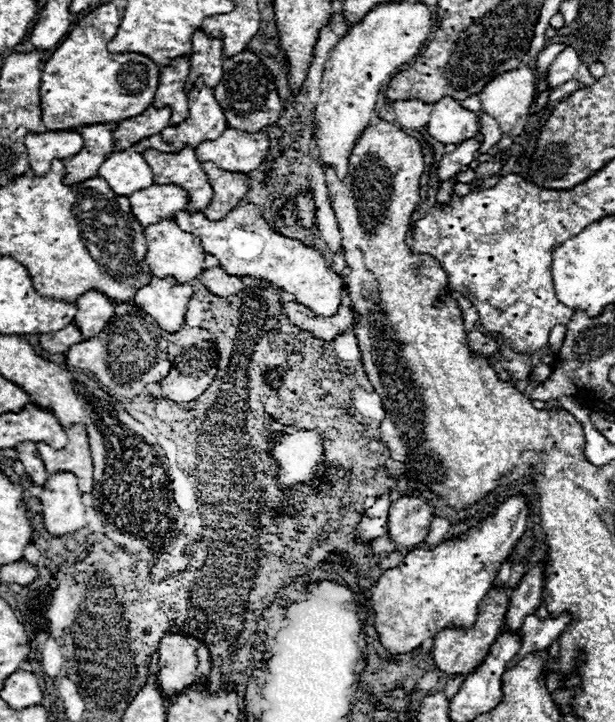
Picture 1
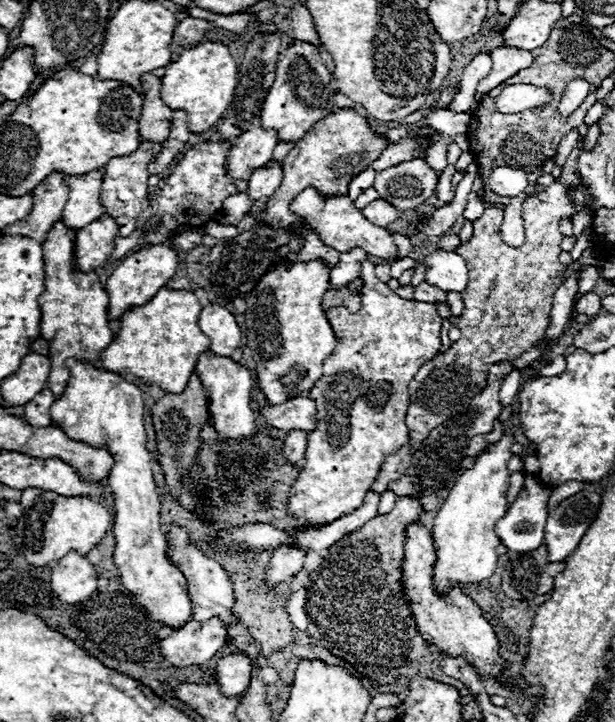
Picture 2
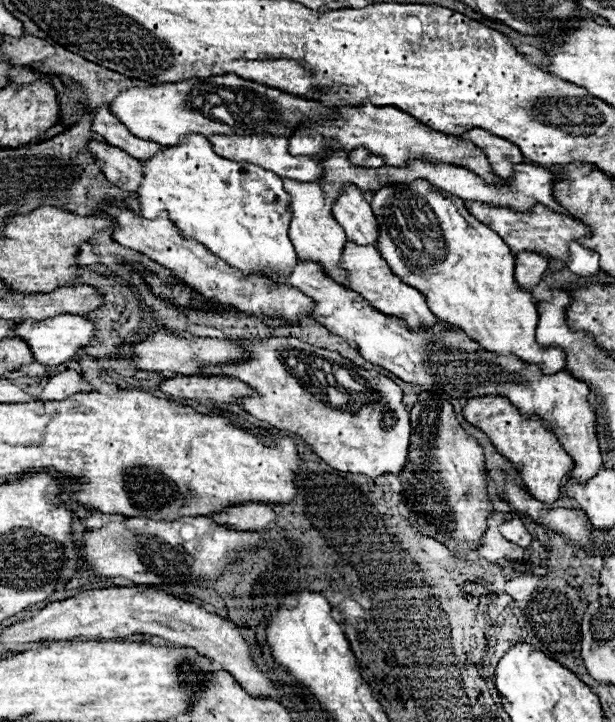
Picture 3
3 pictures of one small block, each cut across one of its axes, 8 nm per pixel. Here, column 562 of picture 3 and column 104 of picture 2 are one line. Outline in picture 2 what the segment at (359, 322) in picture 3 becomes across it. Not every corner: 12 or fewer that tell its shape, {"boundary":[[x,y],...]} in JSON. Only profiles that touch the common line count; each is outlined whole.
{"boundary":[[68,360],[50,408],[72,438],[108,448],[114,564],[146,614],[192,616],[166,558],[142,390]]}

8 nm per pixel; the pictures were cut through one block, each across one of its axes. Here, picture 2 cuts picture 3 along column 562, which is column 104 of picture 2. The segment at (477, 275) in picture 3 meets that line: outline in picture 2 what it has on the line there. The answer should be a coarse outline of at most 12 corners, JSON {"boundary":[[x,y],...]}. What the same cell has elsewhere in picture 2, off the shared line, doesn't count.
{"boundary":[[192,292],[122,316],[104,368],[184,392],[210,348]]}

